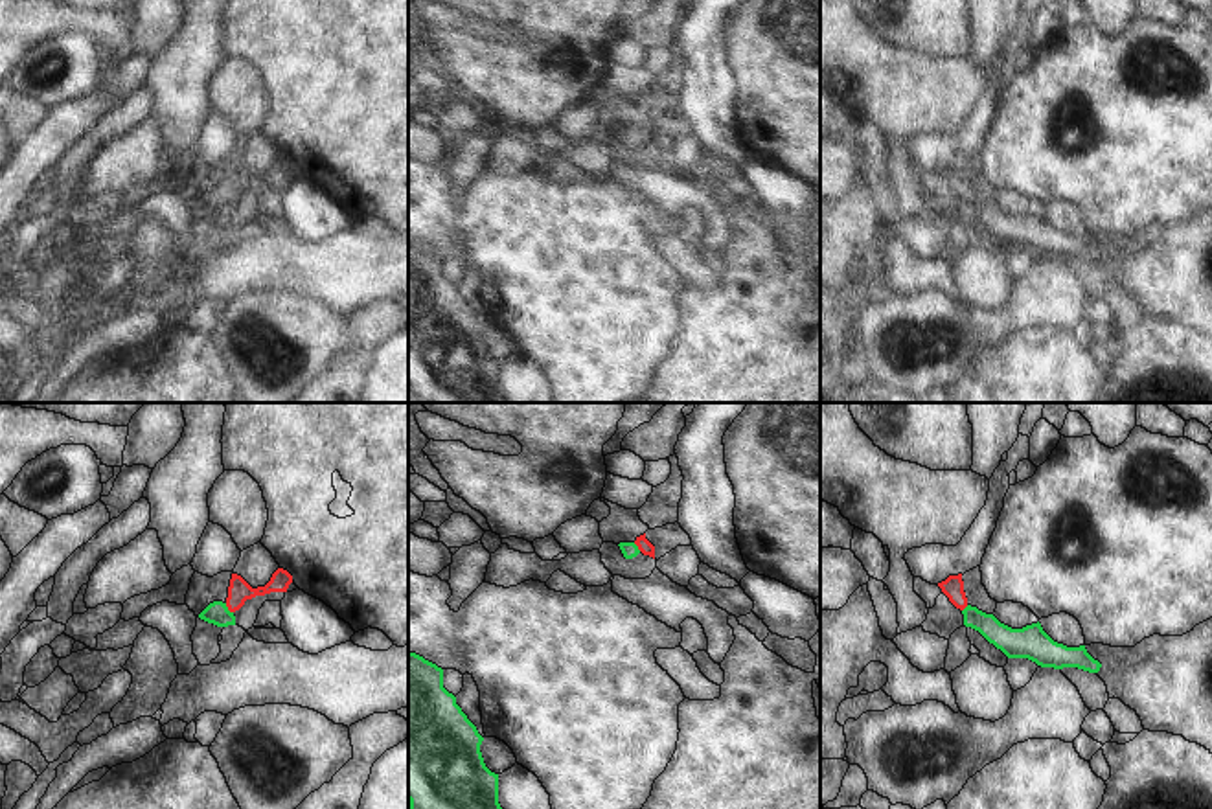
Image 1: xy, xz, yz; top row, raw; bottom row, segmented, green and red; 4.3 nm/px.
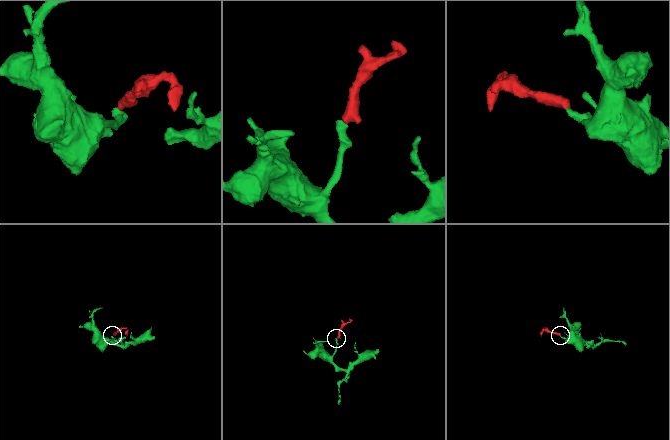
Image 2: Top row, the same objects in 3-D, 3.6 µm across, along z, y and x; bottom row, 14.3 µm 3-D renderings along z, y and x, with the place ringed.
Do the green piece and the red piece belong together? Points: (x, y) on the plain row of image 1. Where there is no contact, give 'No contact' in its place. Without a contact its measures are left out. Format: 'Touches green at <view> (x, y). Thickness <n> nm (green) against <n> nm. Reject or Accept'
Touches green at xy (227, 197). Thickness 100 nm (green) against 100 nm. Accept.

